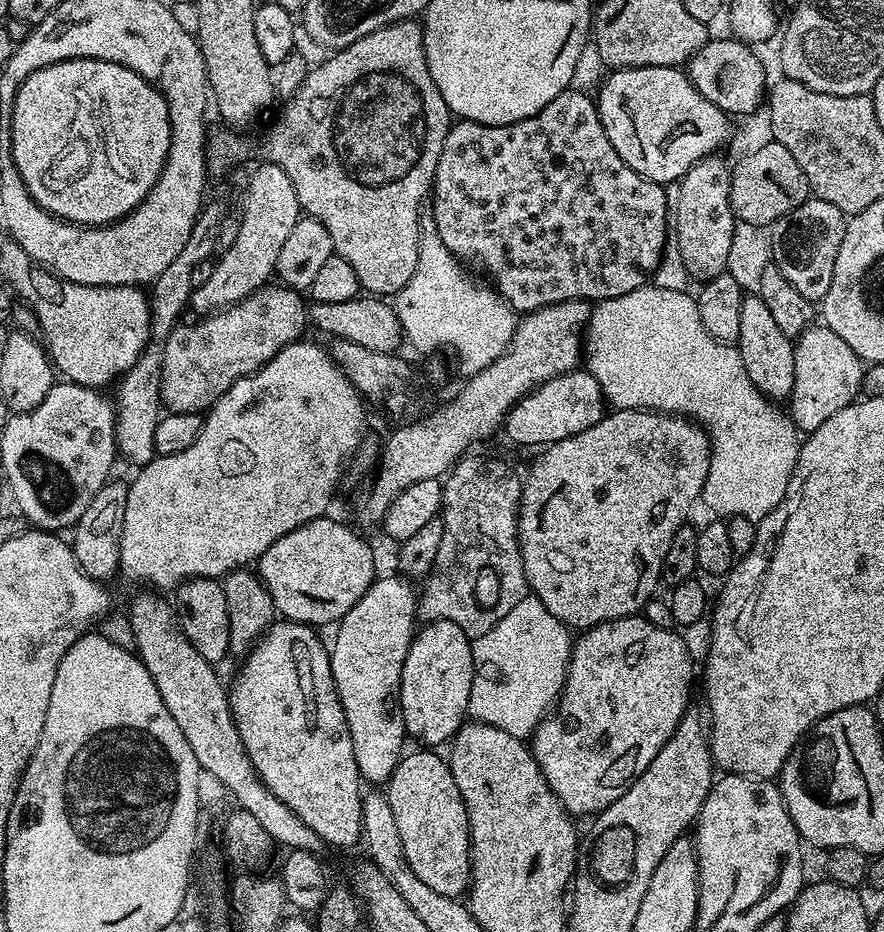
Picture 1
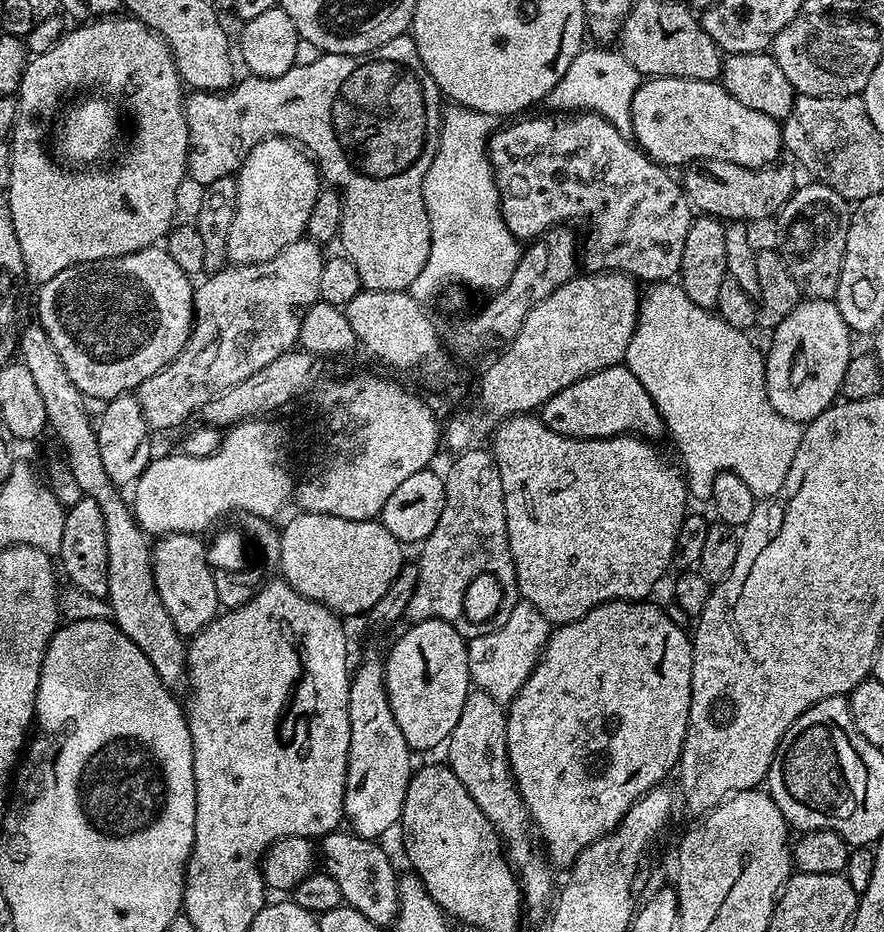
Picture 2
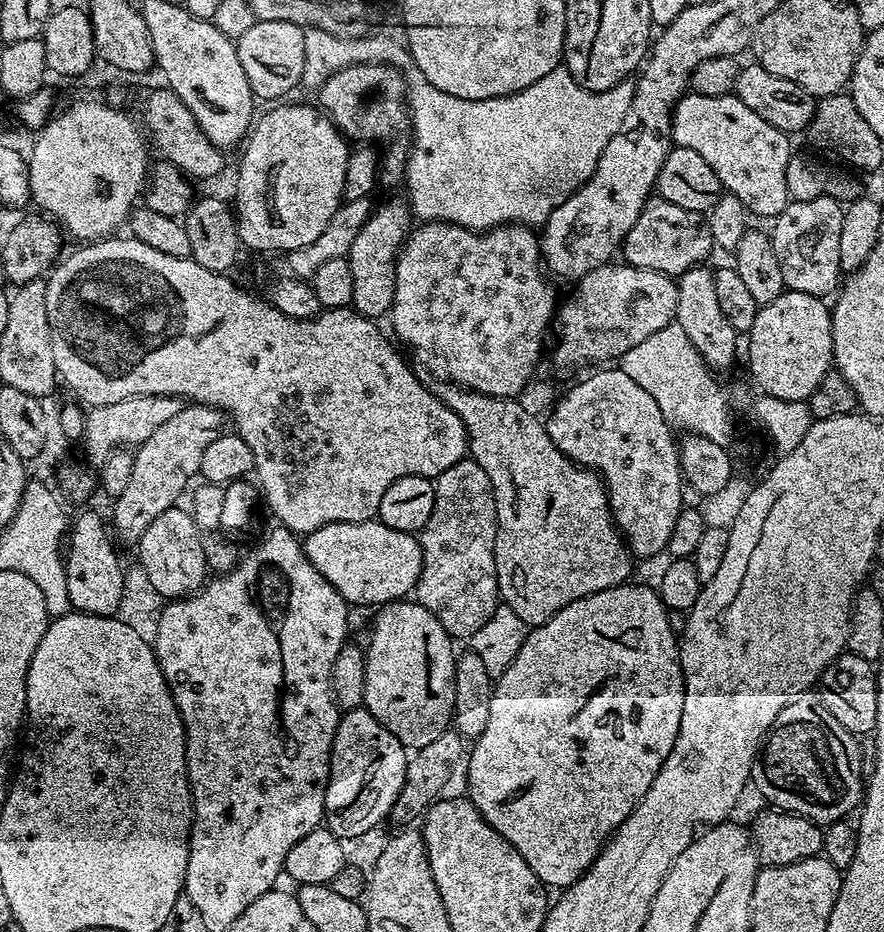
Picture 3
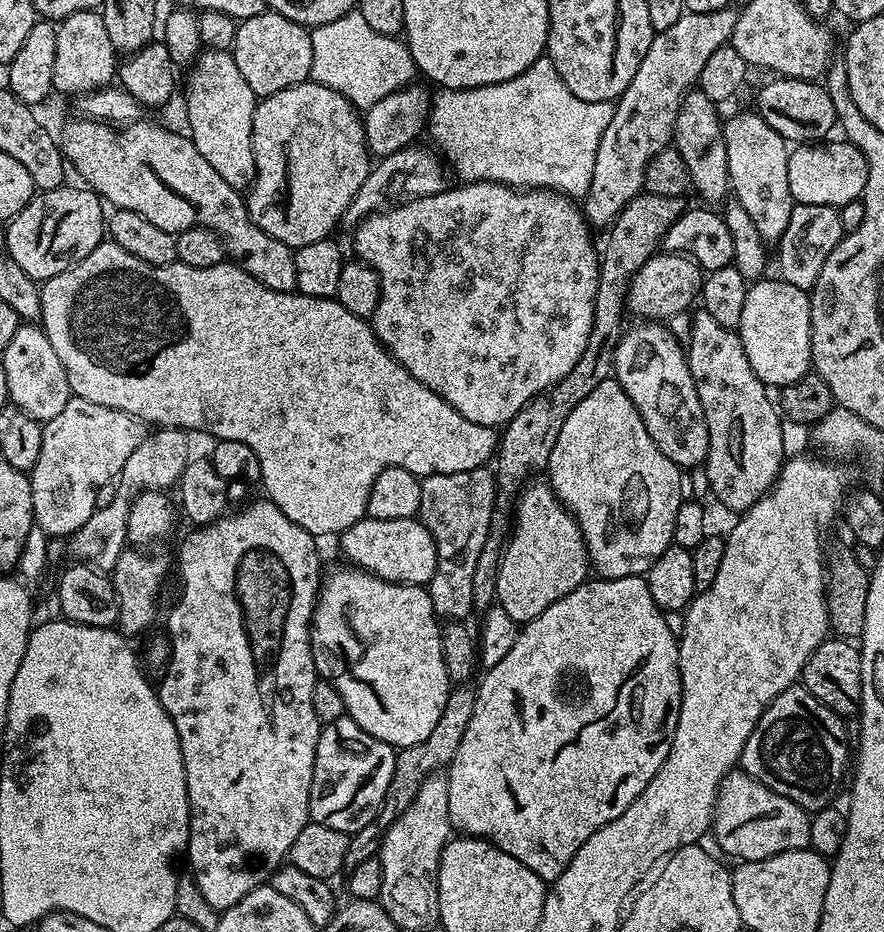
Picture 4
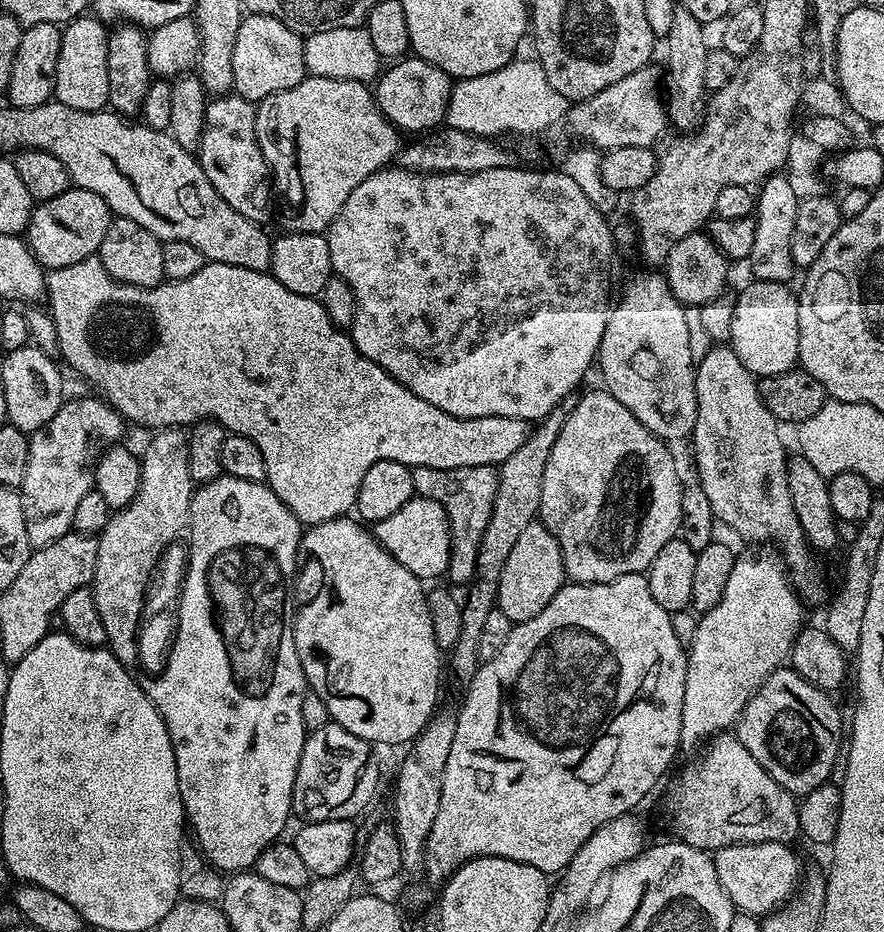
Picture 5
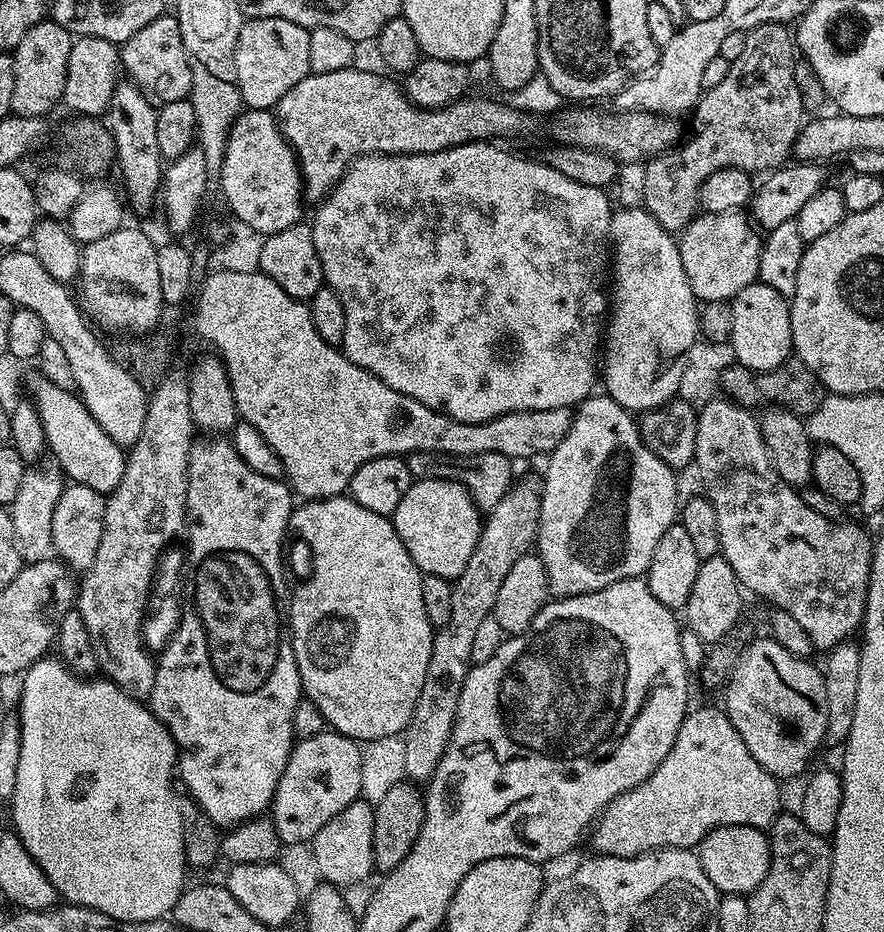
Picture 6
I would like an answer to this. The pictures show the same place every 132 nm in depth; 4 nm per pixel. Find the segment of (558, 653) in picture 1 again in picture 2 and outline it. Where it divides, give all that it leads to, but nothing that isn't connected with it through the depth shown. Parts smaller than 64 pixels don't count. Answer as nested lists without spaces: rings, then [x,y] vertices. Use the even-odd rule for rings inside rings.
[[[517,602],[510,618],[506,618],[506,622],[498,630],[471,637],[467,641],[471,683],[496,700],[512,701],[516,697],[516,691],[536,668],[537,659],[543,653],[544,643],[548,641],[549,635],[548,619],[533,604]]]

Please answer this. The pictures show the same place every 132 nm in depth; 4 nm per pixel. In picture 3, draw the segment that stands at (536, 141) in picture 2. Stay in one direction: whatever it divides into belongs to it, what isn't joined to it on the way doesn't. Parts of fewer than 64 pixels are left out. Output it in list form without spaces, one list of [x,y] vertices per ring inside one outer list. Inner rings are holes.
[[[649,198],[638,214],[638,220],[624,236],[622,260],[635,268],[658,270],[667,276],[679,278],[686,270],[703,265],[711,252],[714,252],[712,235],[708,221],[701,213],[682,210],[682,206],[674,206],[674,202]]]

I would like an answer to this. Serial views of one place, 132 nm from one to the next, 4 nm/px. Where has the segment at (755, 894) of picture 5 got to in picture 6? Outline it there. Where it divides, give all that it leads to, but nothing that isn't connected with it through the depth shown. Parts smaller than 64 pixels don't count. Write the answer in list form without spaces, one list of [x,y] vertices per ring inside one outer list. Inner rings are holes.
[[[718,826],[718,830],[710,830],[706,838],[698,846],[698,855],[700,857],[700,868],[714,882],[716,891],[726,896],[747,897],[758,886],[762,886],[762,878],[772,865],[772,847],[768,841],[769,833],[762,828],[754,826]]]

